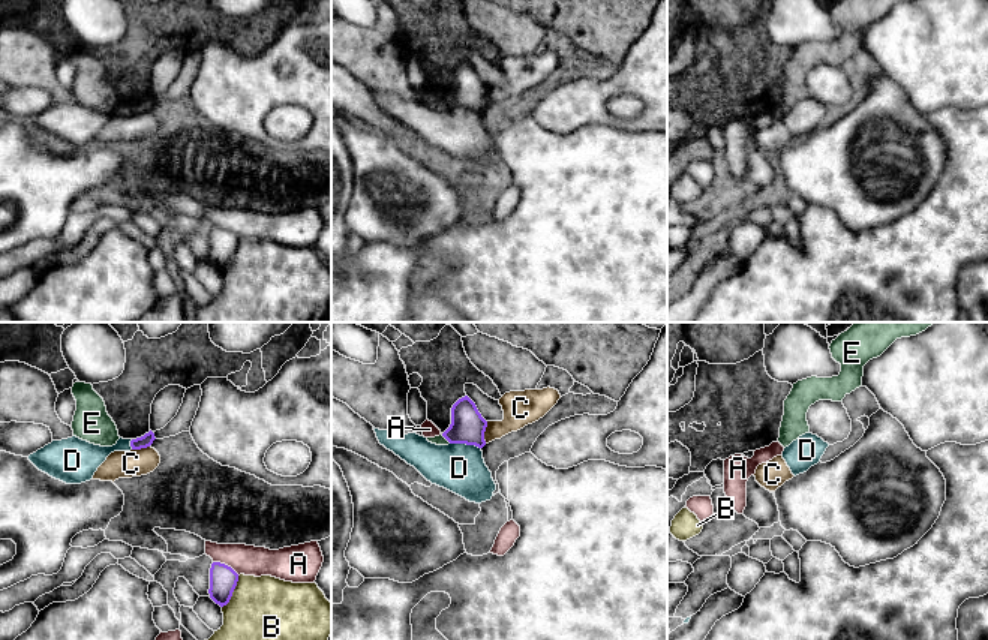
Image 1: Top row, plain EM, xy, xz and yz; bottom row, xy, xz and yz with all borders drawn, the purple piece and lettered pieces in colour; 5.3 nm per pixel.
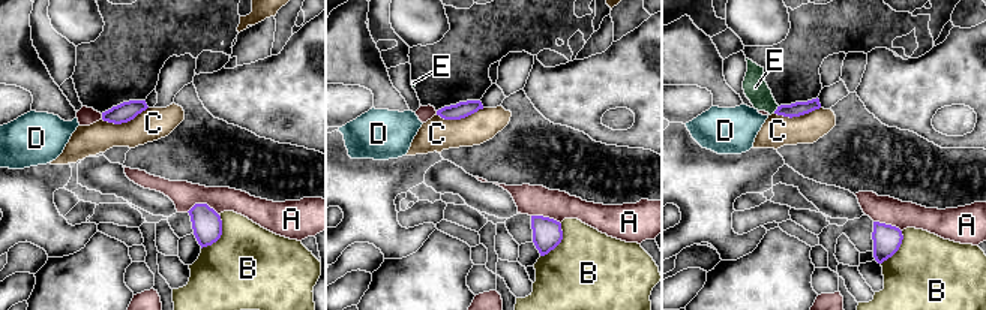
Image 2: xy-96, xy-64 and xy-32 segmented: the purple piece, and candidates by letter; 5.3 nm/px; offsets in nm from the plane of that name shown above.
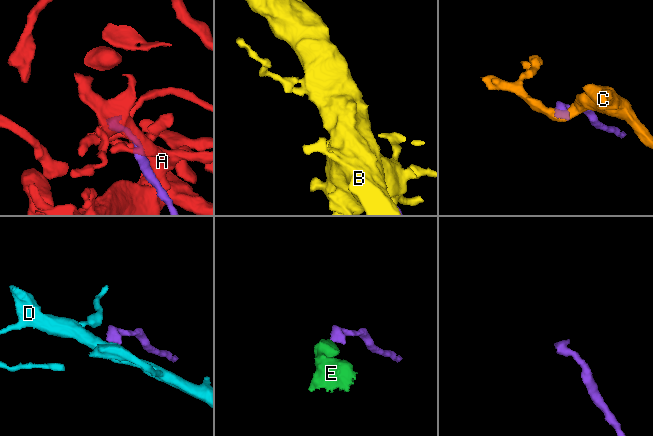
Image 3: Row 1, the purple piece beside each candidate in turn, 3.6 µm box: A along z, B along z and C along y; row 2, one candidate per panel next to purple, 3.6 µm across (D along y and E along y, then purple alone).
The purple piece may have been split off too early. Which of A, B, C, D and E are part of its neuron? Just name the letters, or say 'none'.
none

